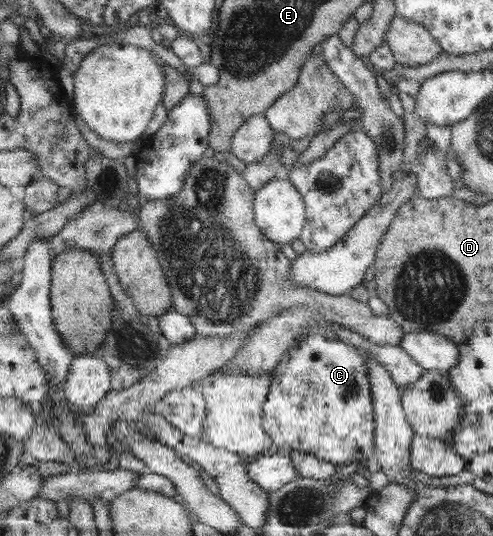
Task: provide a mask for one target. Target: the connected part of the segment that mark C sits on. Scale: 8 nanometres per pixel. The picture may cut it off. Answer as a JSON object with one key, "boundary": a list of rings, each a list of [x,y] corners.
{"boundary":[[[309,332],[309,334],[300,338],[295,346],[285,353],[283,360],[273,370],[272,390],[264,406],[264,428],[269,437],[274,440],[276,450],[307,452],[337,466],[364,463],[370,458],[375,458],[377,450],[376,400],[373,399],[373,384],[368,372],[368,358],[366,358],[365,353],[360,352],[357,346],[352,346],[339,338],[327,340],[323,332]]]}

